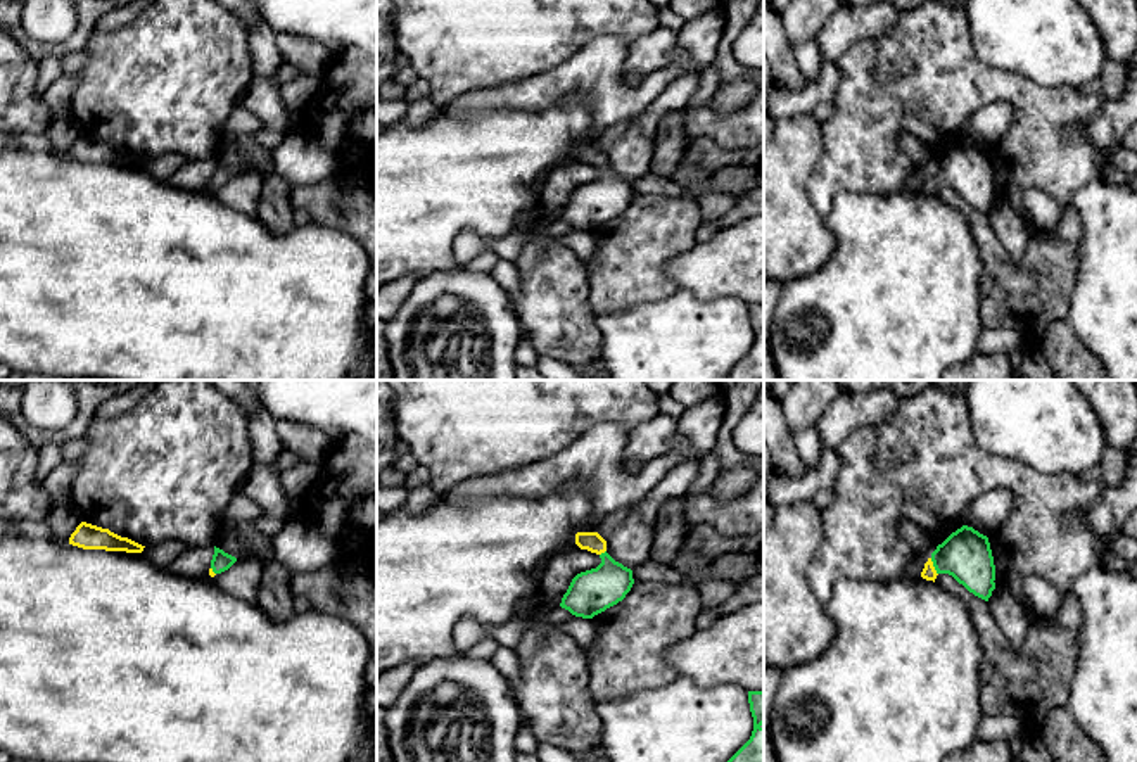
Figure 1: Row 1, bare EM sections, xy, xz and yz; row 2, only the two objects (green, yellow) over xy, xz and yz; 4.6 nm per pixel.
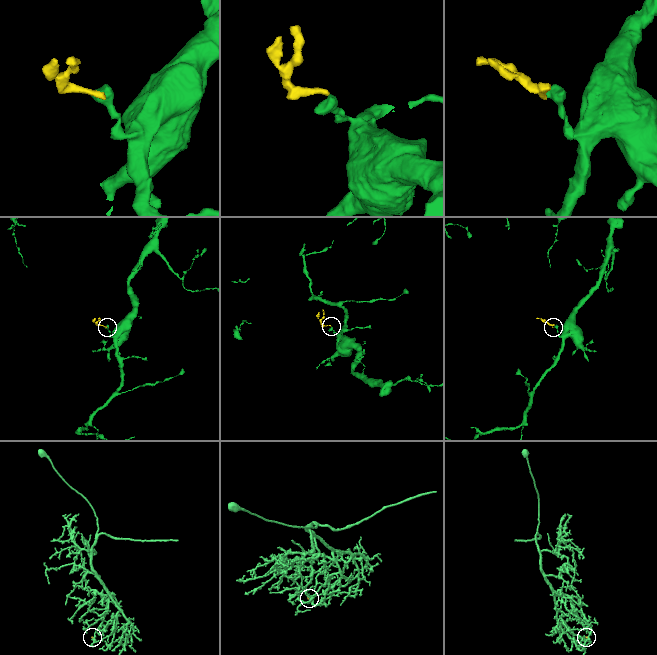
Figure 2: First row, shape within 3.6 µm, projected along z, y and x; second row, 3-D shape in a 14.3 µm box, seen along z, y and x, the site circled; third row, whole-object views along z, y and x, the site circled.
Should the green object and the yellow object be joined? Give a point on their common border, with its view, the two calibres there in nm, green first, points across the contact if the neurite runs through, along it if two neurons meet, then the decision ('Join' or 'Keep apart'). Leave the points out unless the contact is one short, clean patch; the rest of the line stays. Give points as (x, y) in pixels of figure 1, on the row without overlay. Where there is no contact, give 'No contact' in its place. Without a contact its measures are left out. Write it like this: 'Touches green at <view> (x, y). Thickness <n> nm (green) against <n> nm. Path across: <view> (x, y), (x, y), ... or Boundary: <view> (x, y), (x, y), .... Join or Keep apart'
Touches green at yz (933, 178). Thickness 240 nm (green) against 70 nm. Path across: yz (966, 168), (949, 170), (933, 178), (928, 185). Join

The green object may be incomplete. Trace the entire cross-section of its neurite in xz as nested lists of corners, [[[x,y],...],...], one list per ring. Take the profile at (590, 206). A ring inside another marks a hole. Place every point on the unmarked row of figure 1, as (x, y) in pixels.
[[[577,145],[575,157],[596,166],[601,176],[572,192],[560,219],[575,230],[593,232],[626,211],[634,197],[632,183],[607,166],[607,154],[598,145]]]

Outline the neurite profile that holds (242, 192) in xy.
[[[190,161],[183,164],[168,183],[180,190],[211,194],[226,207],[257,218],[263,176],[252,171],[237,173],[228,183],[211,190],[213,168],[214,161]]]

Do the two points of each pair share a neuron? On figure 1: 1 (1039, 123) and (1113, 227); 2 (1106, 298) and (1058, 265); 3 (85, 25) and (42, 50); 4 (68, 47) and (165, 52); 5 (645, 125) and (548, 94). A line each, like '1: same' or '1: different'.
1: different
2: different
3: same
4: different
5: different

